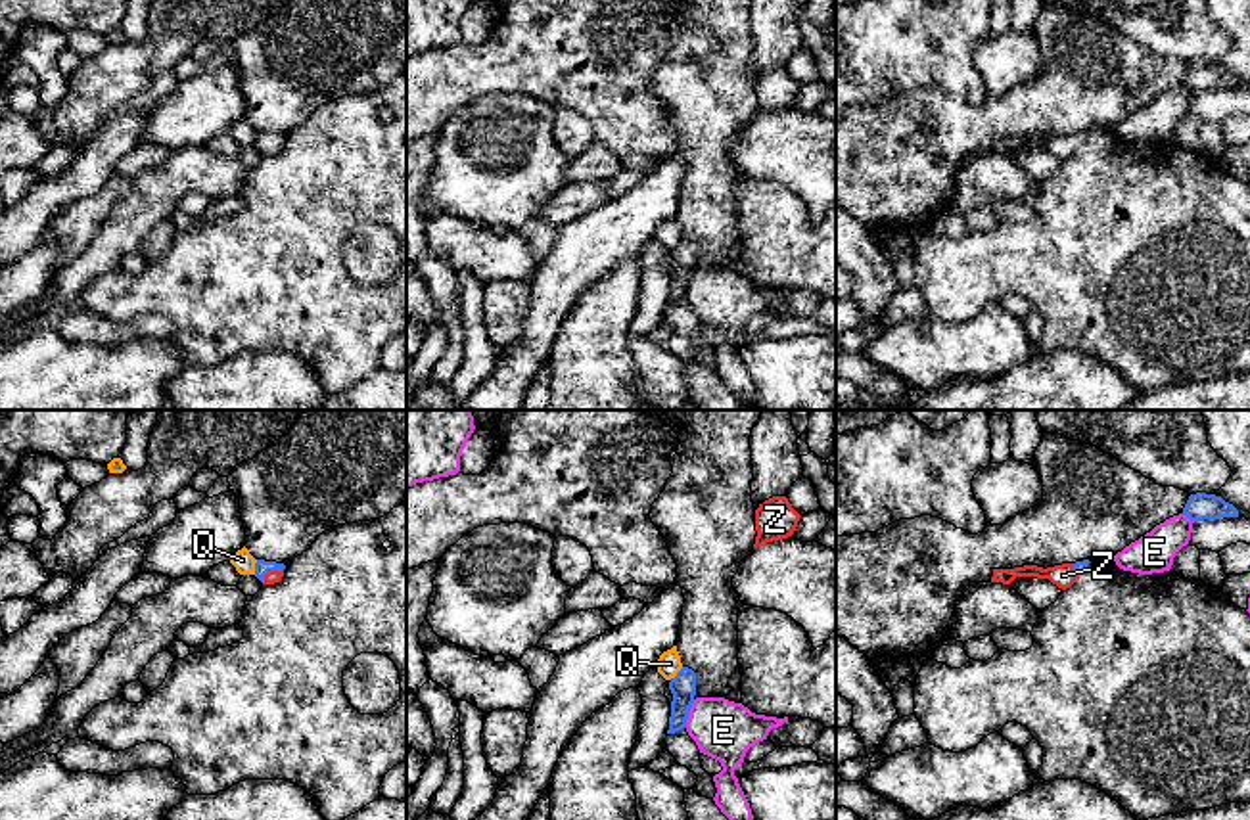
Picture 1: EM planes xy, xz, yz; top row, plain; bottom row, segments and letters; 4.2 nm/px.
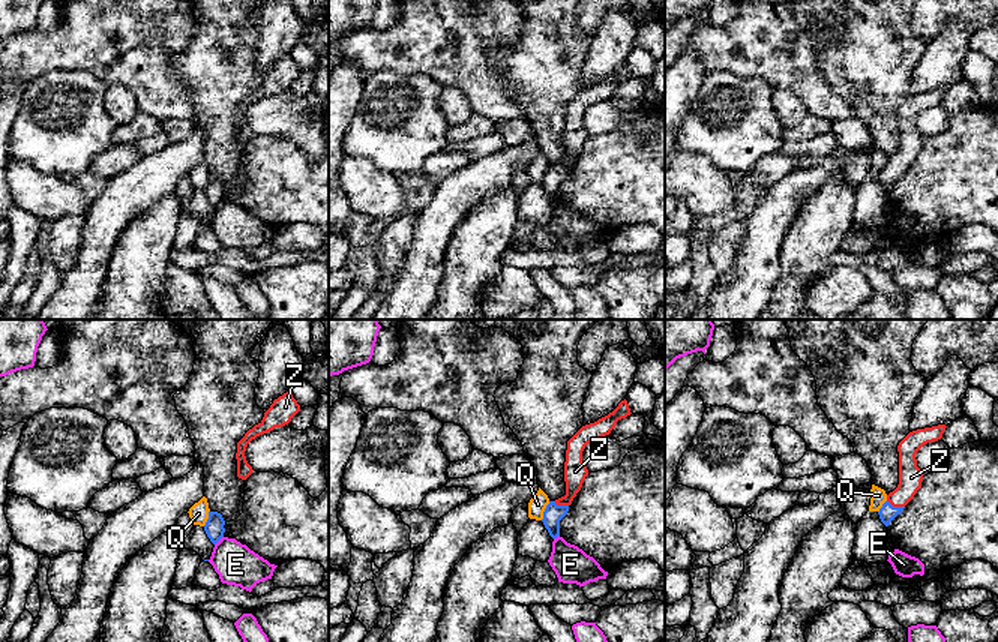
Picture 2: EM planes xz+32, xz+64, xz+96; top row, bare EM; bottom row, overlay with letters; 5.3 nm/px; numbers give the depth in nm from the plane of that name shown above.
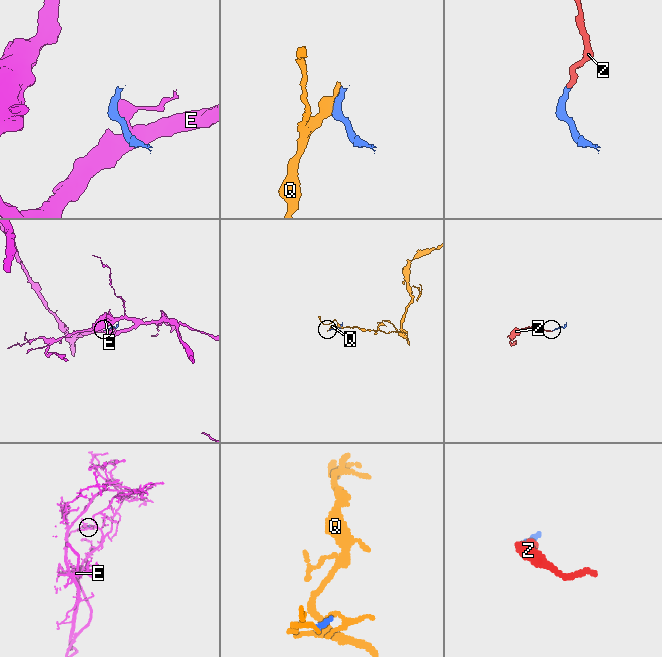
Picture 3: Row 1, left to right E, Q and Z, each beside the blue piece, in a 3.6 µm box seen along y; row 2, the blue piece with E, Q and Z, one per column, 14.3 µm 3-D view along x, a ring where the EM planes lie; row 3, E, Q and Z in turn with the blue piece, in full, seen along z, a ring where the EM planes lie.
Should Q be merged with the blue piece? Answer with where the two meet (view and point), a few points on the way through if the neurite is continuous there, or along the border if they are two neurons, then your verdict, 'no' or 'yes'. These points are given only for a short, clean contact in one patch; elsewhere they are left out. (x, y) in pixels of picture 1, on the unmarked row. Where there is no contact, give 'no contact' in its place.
xy (255, 138) | no

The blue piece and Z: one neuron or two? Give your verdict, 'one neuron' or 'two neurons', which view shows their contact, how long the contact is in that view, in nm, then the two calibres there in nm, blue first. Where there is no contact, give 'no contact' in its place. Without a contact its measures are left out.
one neuron; contact in xy; length 110 nm; calibres 60 and 60 nm

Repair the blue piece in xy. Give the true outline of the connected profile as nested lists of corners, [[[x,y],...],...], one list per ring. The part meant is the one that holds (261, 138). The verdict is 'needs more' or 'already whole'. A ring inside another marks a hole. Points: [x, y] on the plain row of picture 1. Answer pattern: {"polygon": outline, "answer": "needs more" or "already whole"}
{"polygon": [[[257,130],[257,134],[255,134],[255,148],[263,155],[274,155],[274,153],[282,151],[284,140],[286,140],[284,134]]], "answer": "needs more"}

